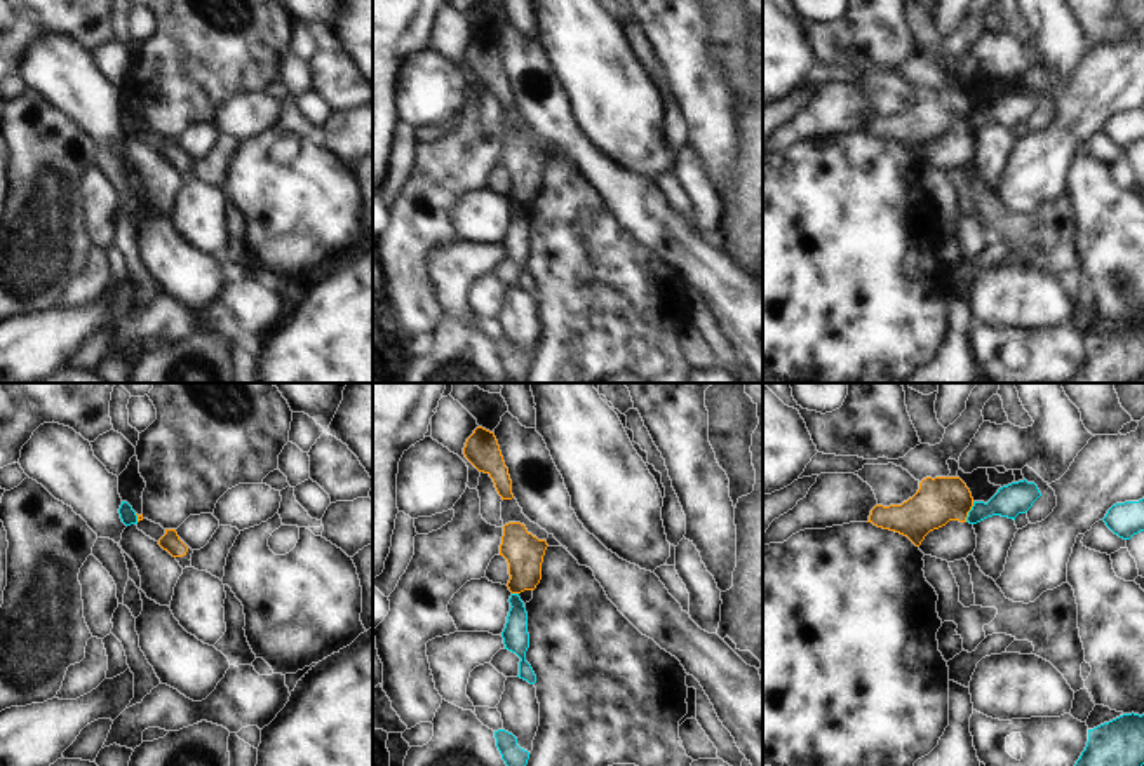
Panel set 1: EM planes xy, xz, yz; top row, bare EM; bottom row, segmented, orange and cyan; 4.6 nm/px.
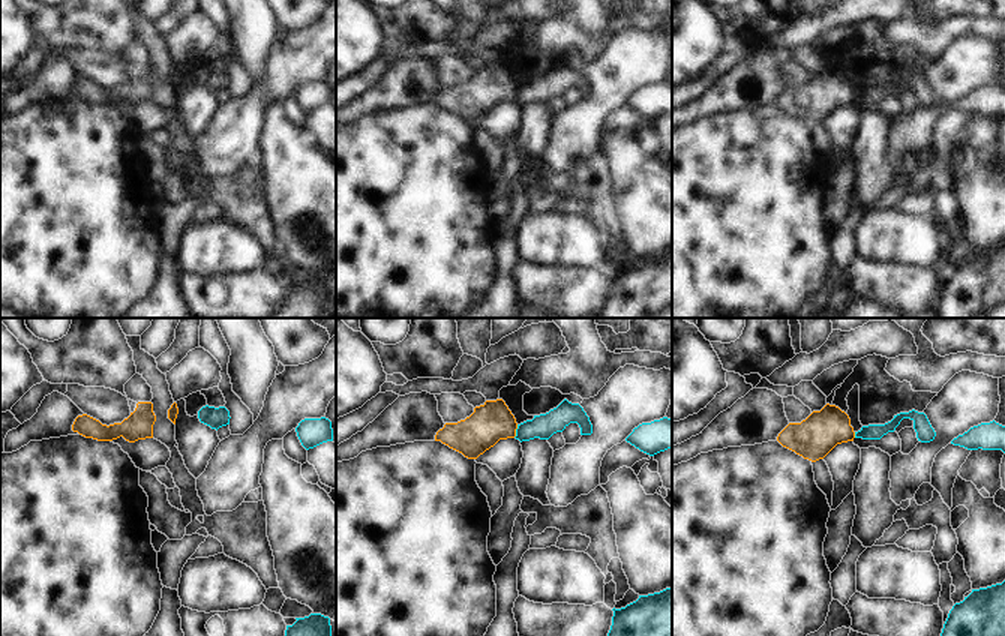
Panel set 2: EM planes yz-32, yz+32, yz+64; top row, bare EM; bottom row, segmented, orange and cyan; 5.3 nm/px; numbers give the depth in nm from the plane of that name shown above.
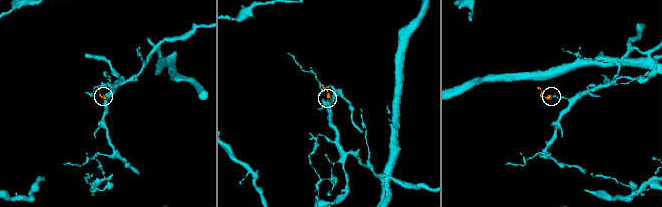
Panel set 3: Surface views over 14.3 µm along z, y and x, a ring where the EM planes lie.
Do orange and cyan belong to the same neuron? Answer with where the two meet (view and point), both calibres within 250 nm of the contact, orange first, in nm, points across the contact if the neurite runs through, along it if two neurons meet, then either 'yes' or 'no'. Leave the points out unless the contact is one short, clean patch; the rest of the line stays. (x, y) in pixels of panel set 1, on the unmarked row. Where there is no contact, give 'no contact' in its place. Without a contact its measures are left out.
meets orange in yz at (969, 120); 220 nm thick on the orange side, 150 nm on the other; border along yz (974, 112), (965, 131); no

